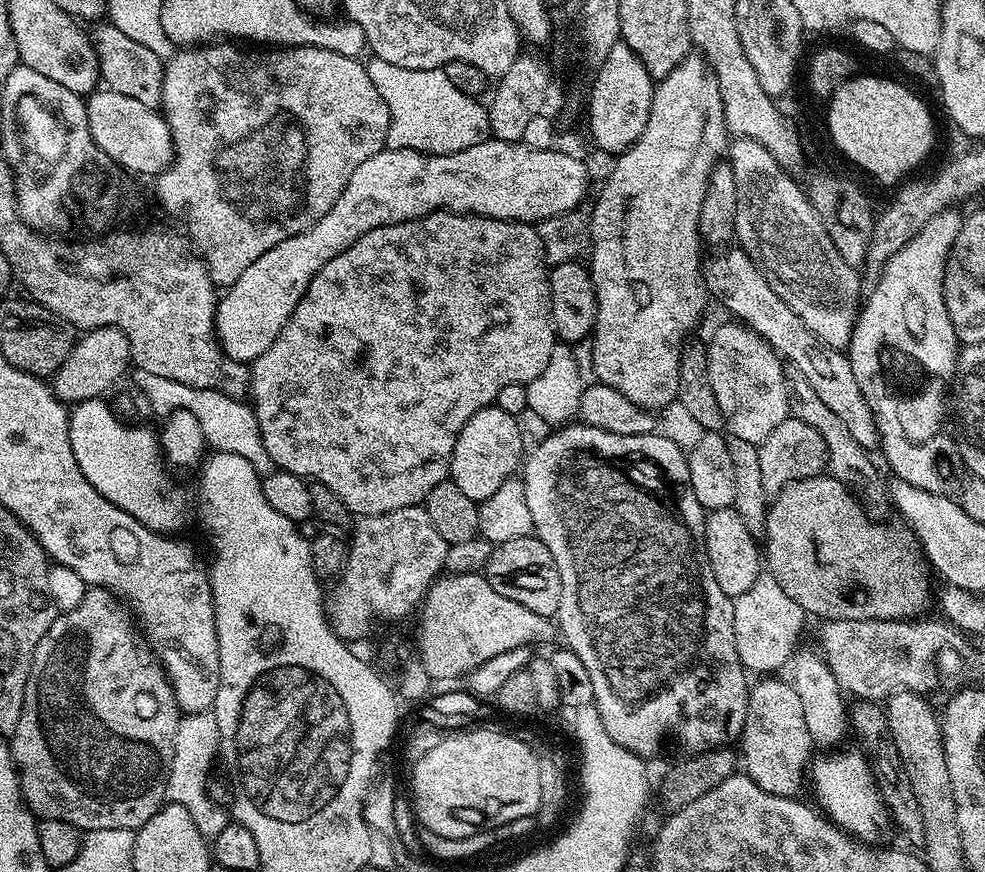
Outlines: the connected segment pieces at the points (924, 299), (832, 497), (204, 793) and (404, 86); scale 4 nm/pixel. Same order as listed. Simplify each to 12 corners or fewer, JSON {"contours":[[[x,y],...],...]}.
{"contours":[[[964,216],[915,229],[863,301],[846,349],[874,376],[882,340],[957,375],[944,271]],[[831,474],[769,503],[766,568],[809,616],[911,620],[929,565]],[[215,711],[181,715],[167,799],[205,838],[230,812],[208,793],[220,752]],[[366,67],[388,148],[449,156],[489,135],[485,105],[441,69]]]}

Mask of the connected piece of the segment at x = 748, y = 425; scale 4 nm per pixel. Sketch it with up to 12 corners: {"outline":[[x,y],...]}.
{"outline":[[783,359],[712,360],[729,425],[761,444],[791,415]]}

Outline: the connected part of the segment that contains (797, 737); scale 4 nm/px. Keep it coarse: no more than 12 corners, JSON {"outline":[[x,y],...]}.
{"outline":[[761,679],[748,693],[742,768],[796,798],[814,745],[798,690]]}

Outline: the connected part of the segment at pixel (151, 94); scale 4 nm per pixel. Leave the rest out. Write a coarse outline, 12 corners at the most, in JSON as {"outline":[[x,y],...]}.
{"outline":[[111,22],[91,33],[101,81],[159,109],[166,71]]}

